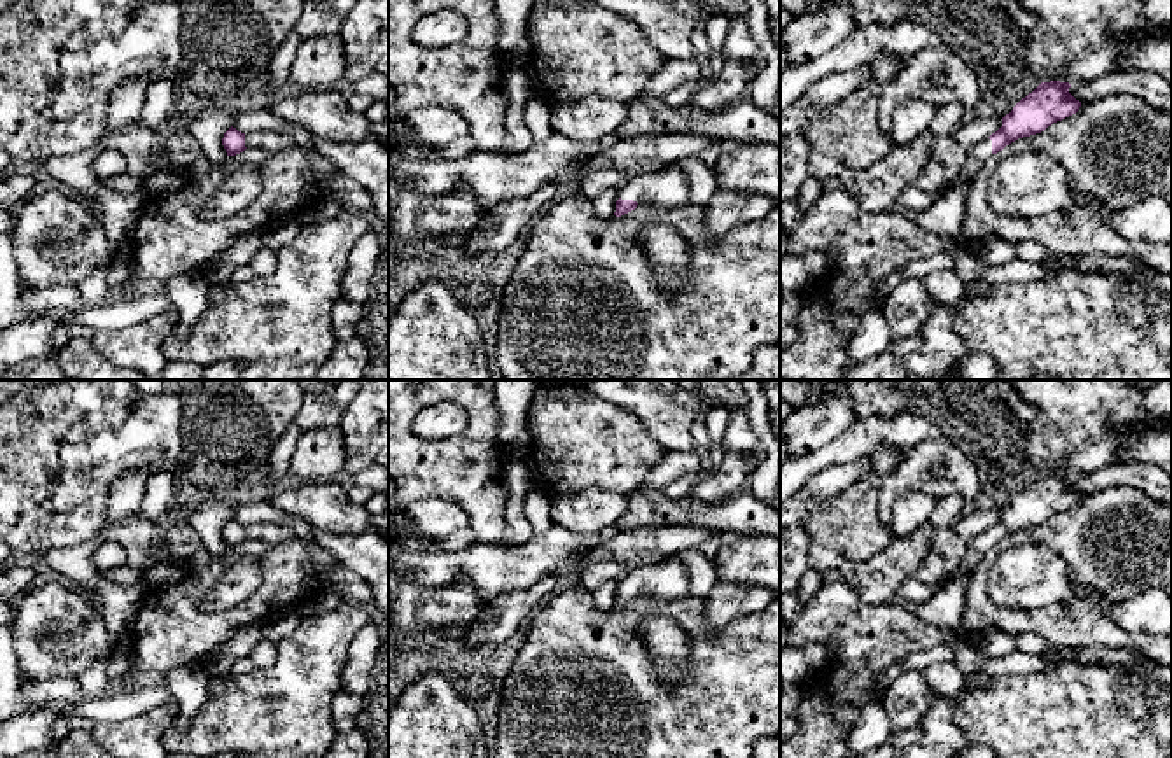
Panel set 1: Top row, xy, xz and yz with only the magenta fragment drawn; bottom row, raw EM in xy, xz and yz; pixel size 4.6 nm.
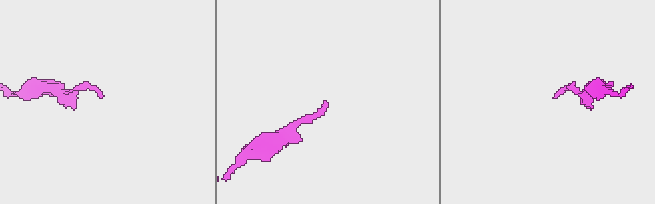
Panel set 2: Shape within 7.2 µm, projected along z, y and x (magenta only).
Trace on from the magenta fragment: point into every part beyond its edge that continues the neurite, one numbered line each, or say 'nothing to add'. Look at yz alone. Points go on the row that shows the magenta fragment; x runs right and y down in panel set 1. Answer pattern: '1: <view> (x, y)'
1: yz (980, 153)

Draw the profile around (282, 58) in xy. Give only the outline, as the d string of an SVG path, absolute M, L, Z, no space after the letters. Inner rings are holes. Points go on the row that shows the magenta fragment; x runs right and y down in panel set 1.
M290 30L283 39L282 46L273 51L271 65L269 65L269 79L273 84L287 84L290 81L290 68L296 58L296 51L301 44L301 37L296 30Z

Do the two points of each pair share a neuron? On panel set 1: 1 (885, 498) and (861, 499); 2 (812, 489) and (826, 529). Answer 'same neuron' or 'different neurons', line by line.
1: different neurons
2: different neurons

